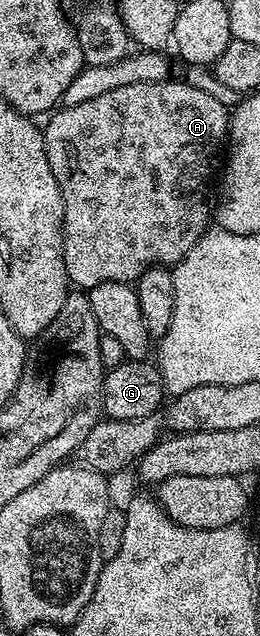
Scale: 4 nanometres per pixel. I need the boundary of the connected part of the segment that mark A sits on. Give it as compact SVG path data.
M175 78L166 80L158 80L152 84L134 84L133 86L120 86L117 90L109 90L105 94L99 95L97 98L89 98L87 102L81 102L79 106L63 106L58 109L50 117L47 128L42 129L43 141L47 147L47 157L49 158L49 166L53 166L53 178L57 178L59 189L61 190L61 198L63 199L63 261L65 262L65 270L67 271L68 281L76 289L90 290L93 286L101 286L101 282L121 282L126 284L138 280L139 275L150 268L160 266L174 266L179 263L181 258L185 258L185 254L189 254L189 250L193 250L193 246L202 238L203 233L207 231L213 220L213 200L207 197L207 183L211 180L211 163L215 160L215 155L220 155L221 145L226 141L229 131L229 108L226 108L221 101L215 96L210 96L203 88L198 88L195 84L178 84Z

